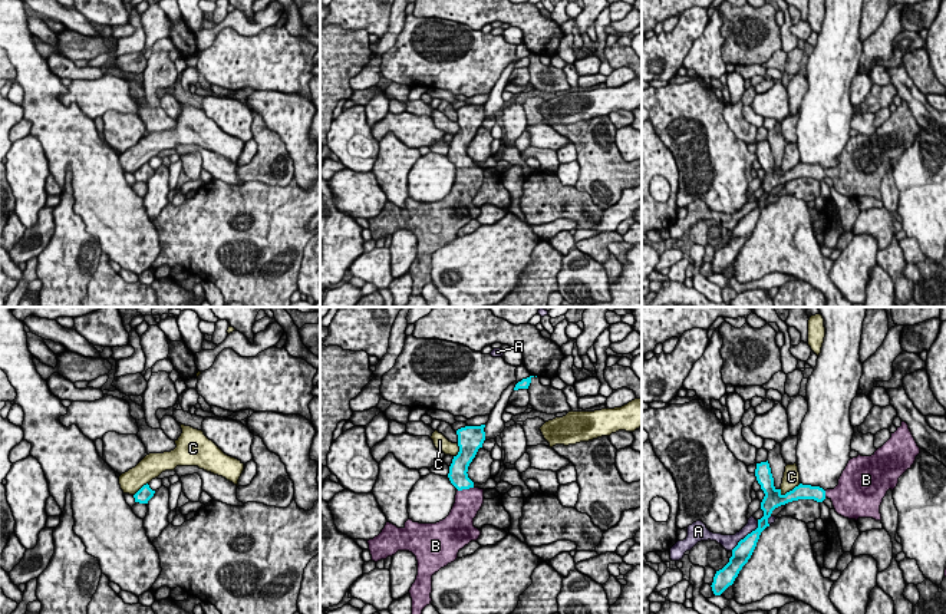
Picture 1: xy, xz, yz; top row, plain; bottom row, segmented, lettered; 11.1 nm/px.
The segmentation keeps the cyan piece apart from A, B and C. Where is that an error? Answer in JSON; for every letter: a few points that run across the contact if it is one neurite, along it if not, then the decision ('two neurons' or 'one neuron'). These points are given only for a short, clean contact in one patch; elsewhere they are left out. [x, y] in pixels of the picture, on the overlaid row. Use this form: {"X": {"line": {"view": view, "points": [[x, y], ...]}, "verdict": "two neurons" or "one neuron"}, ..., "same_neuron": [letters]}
{"A": {"verdict": "two neurons"}, "B": {"line": {"view": "xz", "points": [[458, 476], [465, 488], [468, 502]]}, "verdict": "one neuron"}, "C": {"line": {"view": "yz", "points": [[800, 484], [780, 494]]}, "verdict": "two neurons"}, "same_neuron": ["B"]}

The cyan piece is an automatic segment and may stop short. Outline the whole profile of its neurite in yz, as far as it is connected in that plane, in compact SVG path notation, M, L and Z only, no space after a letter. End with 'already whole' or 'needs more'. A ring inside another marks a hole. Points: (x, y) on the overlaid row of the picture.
M901 422L891 438L871 456L853 458L843 471L838 485L824 491L820 486L800 483L785 495L774 486L774 478L768 460L757 463L755 476L765 496L761 502L764 516L758 519L758 528L748 534L732 549L729 562L716 571L712 582L715 595L721 595L734 584L742 567L751 558L761 532L769 526L772 511L798 499L823 502L828 498L835 512L848 519L873 518L881 521L880 505L889 489L894 489L899 478L912 468L920 453L909 425Z; needs more

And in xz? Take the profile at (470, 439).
M485 425L465 426L456 430L459 452L452 459L448 478L458 491L445 519L436 524L408 519L403 528L386 522L382 532L367 541L375 562L398 551L409 551L416 557L418 575L409 590L412 614L422 614L422 610L431 604L432 575L454 562L458 552L481 535L474 526L474 518L484 504L484 489L475 488L467 472L485 440L484 428Z; needs more

